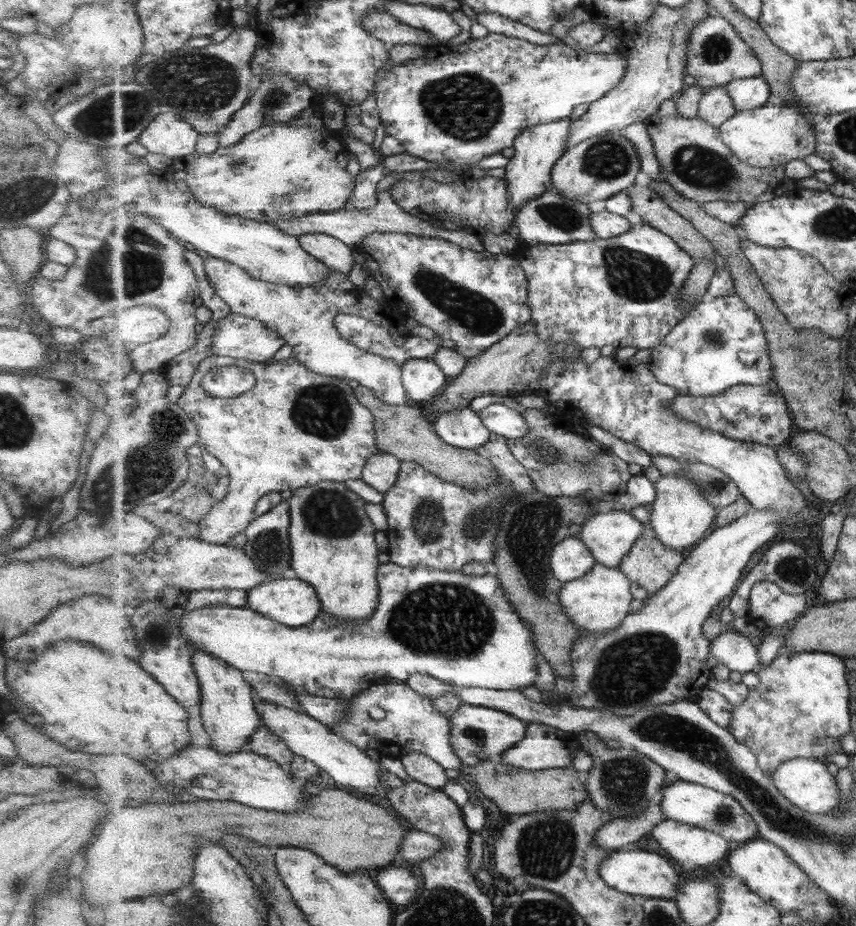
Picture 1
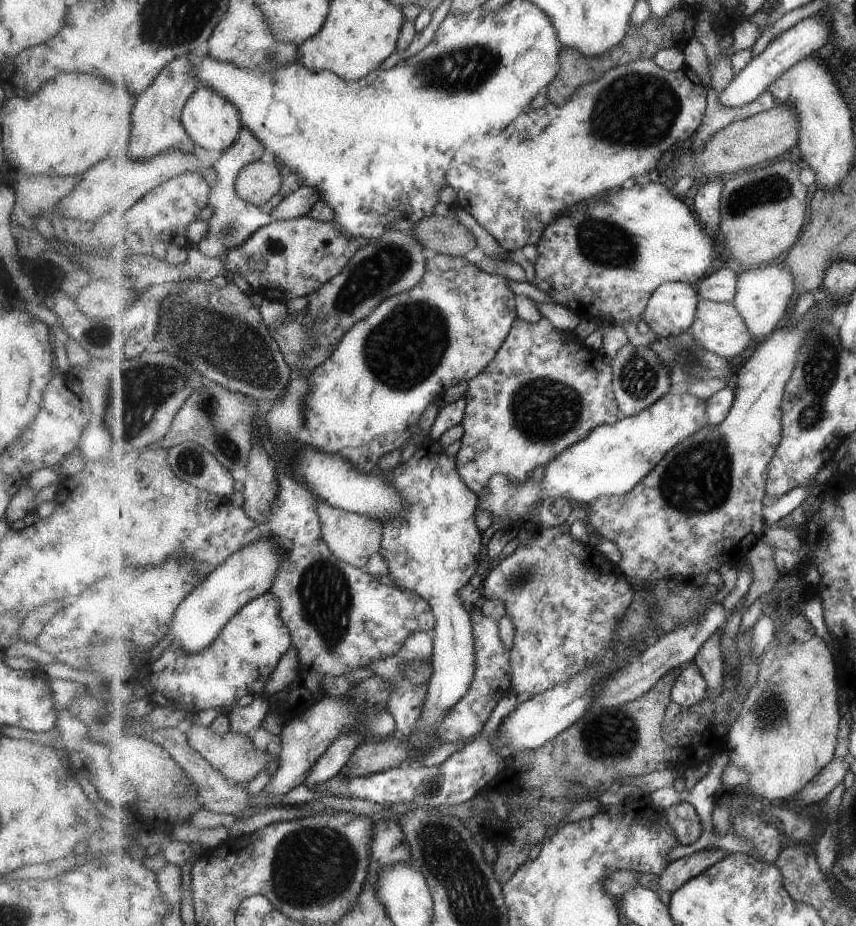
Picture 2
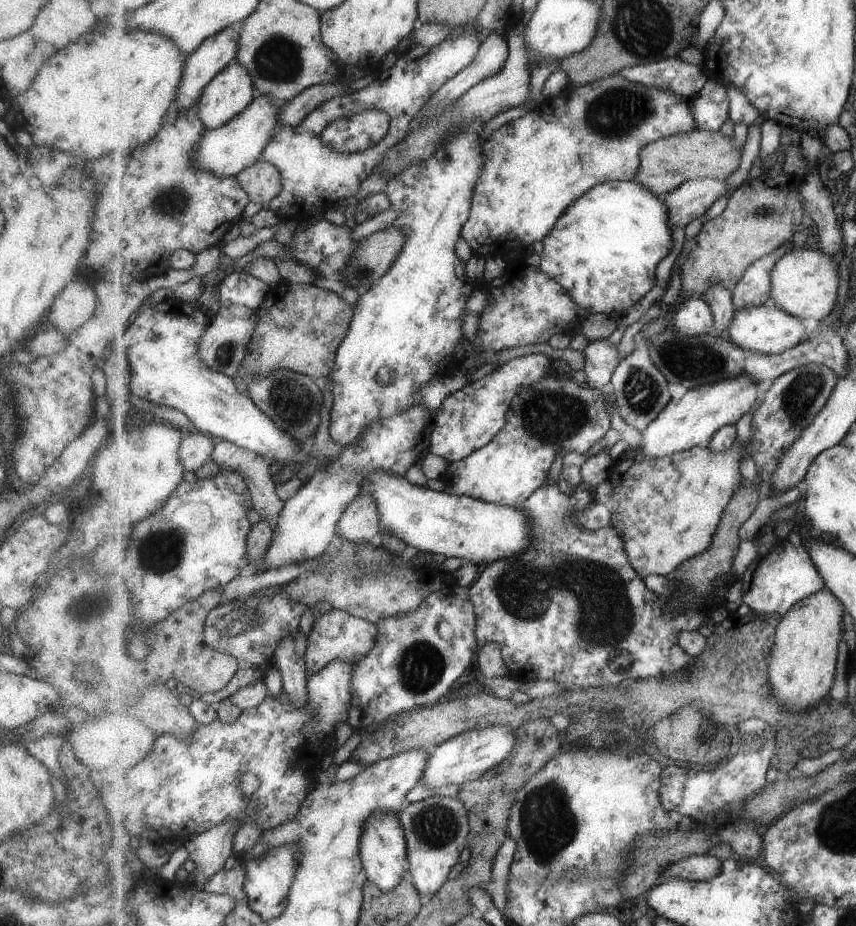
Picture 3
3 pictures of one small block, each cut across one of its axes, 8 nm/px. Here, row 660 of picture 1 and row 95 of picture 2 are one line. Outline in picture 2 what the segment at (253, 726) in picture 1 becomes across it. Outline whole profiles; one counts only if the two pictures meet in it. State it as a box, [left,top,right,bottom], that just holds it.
[182,86,244,152]

